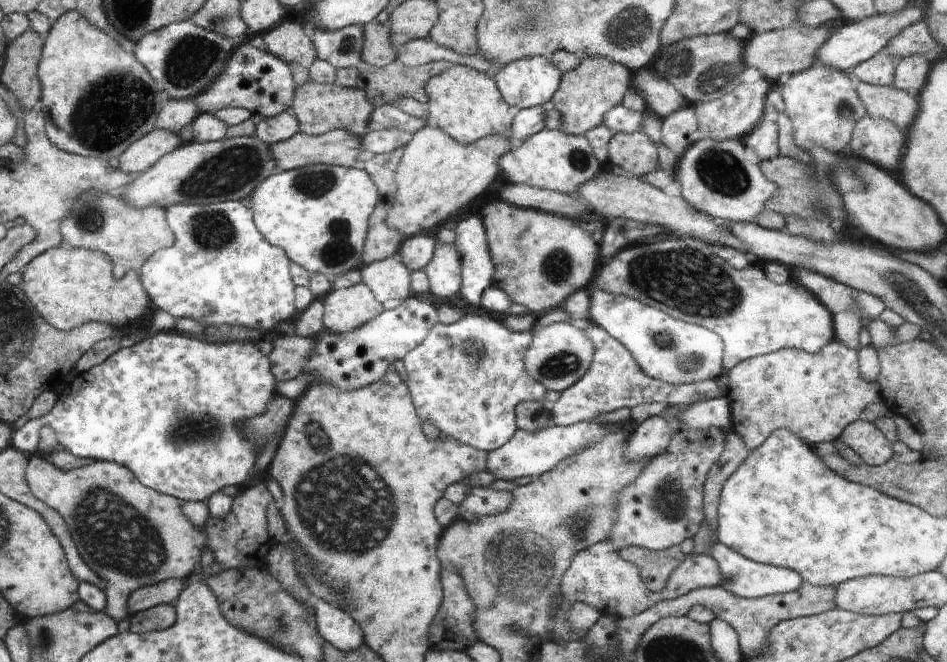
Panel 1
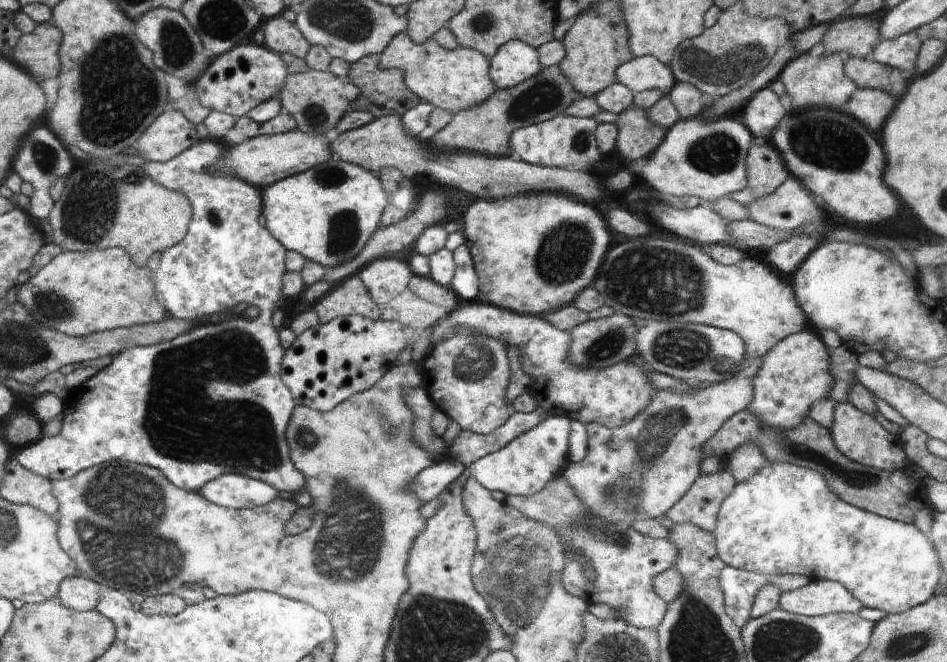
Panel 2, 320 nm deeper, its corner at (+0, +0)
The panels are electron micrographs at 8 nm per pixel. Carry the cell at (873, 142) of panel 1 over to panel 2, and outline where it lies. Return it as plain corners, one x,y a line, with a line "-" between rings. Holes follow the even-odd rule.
857,87
840,111
855,118
870,132
876,134
893,112
896,102
898,98
889,95
889,92

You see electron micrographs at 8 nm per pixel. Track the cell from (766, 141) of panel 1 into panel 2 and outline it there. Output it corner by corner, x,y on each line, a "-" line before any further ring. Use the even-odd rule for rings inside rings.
768,86
756,91
746,102
744,124
757,141
768,141
771,130
788,112
780,103
780,96

